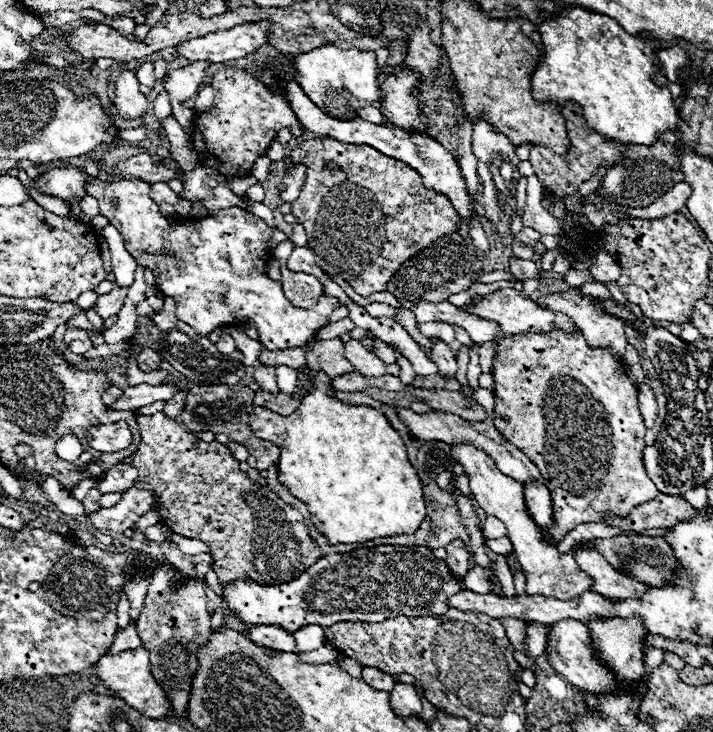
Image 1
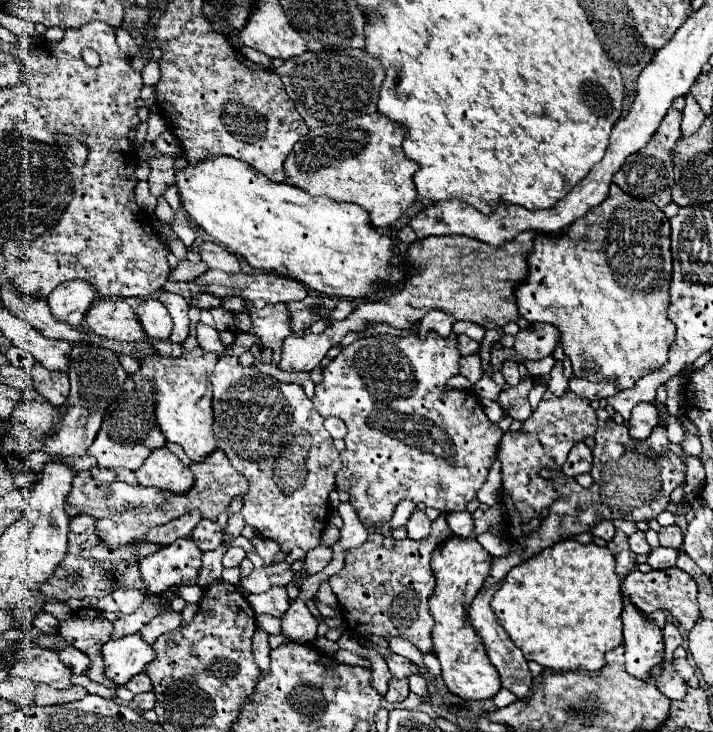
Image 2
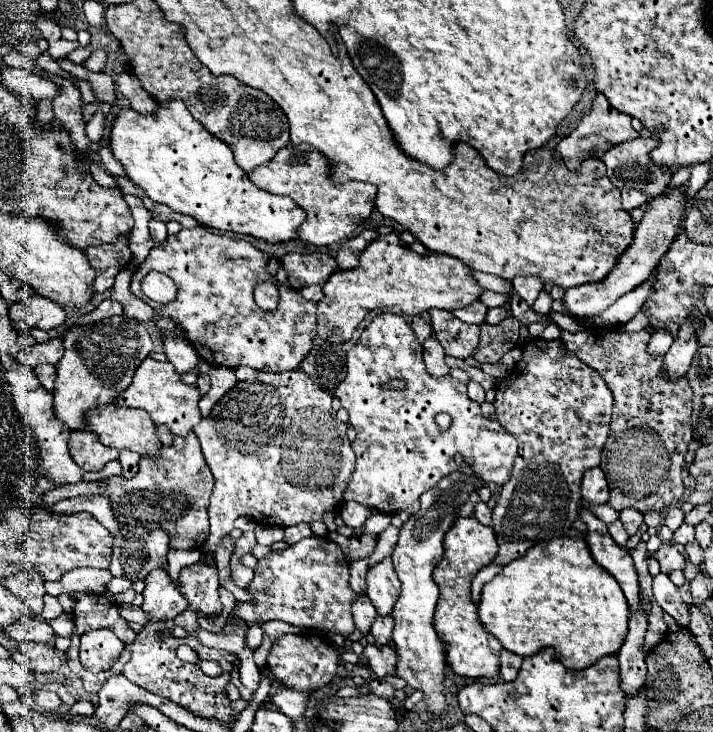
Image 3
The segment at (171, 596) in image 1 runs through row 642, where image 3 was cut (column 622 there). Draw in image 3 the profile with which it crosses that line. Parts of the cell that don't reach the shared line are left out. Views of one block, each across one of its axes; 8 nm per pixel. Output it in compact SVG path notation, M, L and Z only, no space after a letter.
M638 136L634 140L626 140L614 148L610 148L604 156L602 162L606 164L608 170L608 178L614 186L618 186L618 190L622 192L622 206L626 210L632 208L640 208L642 204L646 204L650 198L658 196L664 192L664 188L670 184L672 178L672 168L658 168L658 164L654 164L650 160L650 150L656 148L660 142L656 138L644 138Z

